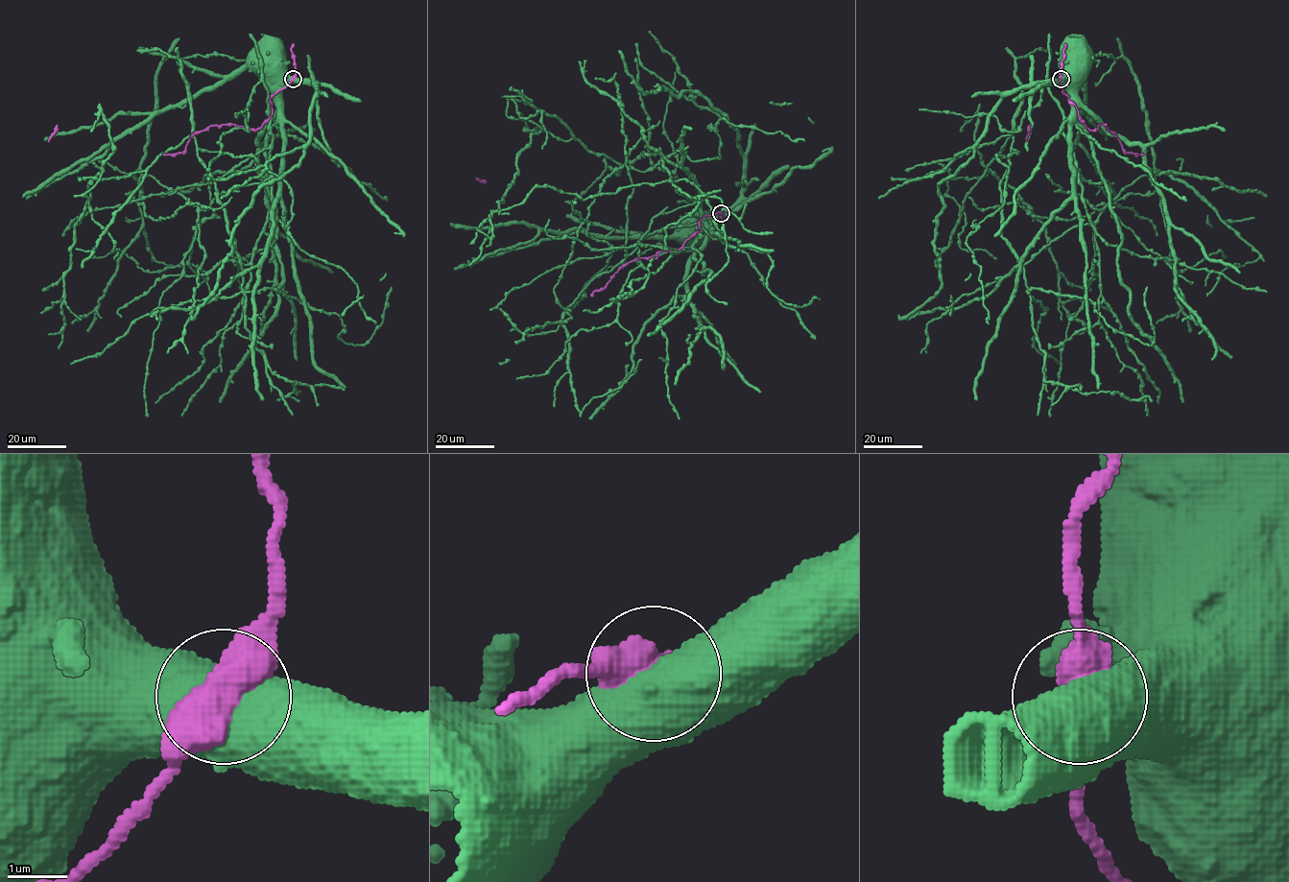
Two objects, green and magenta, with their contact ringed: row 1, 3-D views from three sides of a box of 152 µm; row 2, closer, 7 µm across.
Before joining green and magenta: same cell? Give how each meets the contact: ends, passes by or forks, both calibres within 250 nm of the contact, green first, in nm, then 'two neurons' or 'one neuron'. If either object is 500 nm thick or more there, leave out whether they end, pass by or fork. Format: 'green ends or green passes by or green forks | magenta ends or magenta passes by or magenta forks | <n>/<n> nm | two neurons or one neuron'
850/550 nm | one neuron

